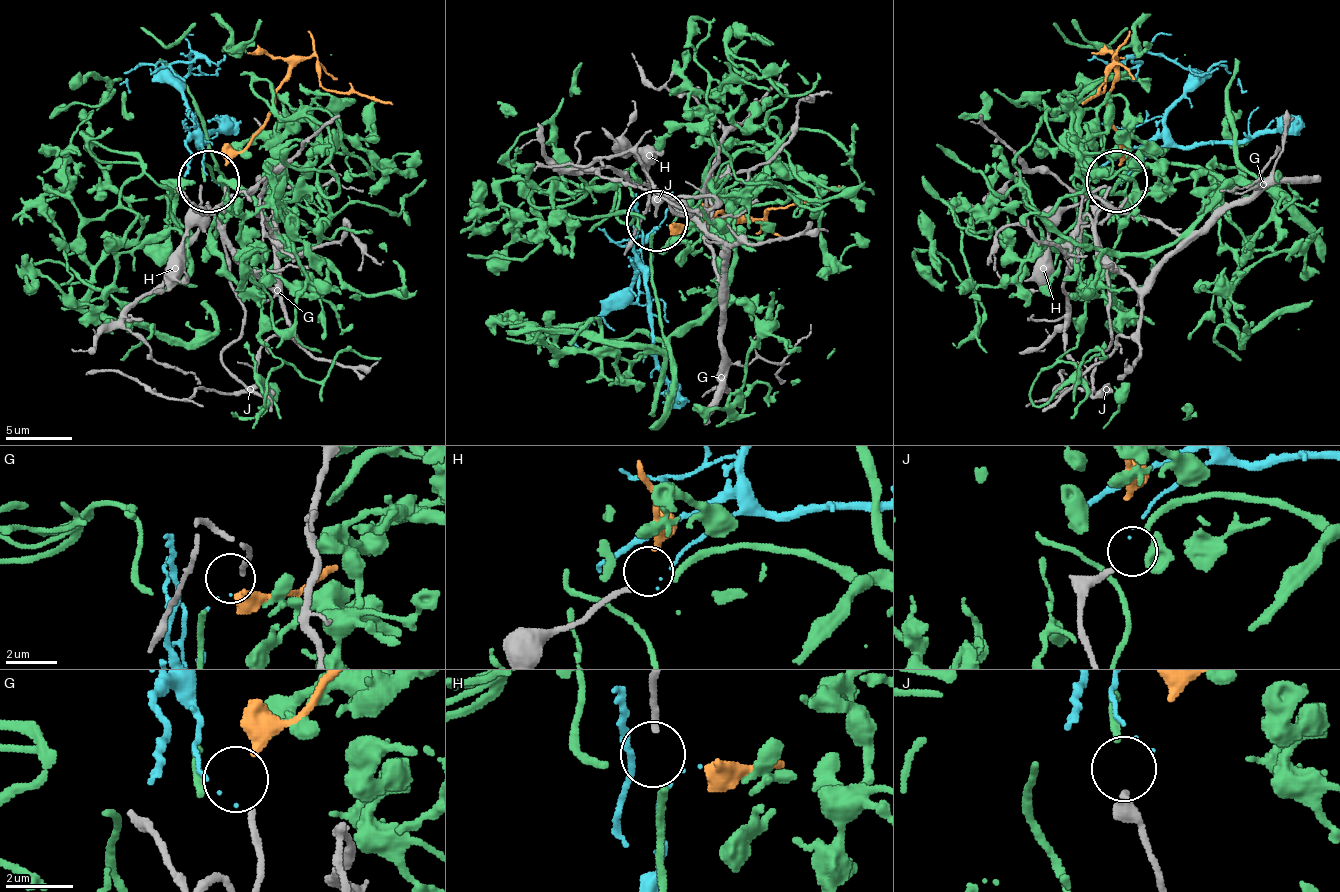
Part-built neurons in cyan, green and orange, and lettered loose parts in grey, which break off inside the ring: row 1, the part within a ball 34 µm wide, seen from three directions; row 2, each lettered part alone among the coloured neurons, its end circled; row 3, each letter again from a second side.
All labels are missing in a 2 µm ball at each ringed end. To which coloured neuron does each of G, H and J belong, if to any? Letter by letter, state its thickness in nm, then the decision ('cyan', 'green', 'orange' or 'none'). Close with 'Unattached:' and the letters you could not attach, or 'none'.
G: 200 nm | orange
H: 200 nm | none
J: 240 nm | green
Unattached: H

